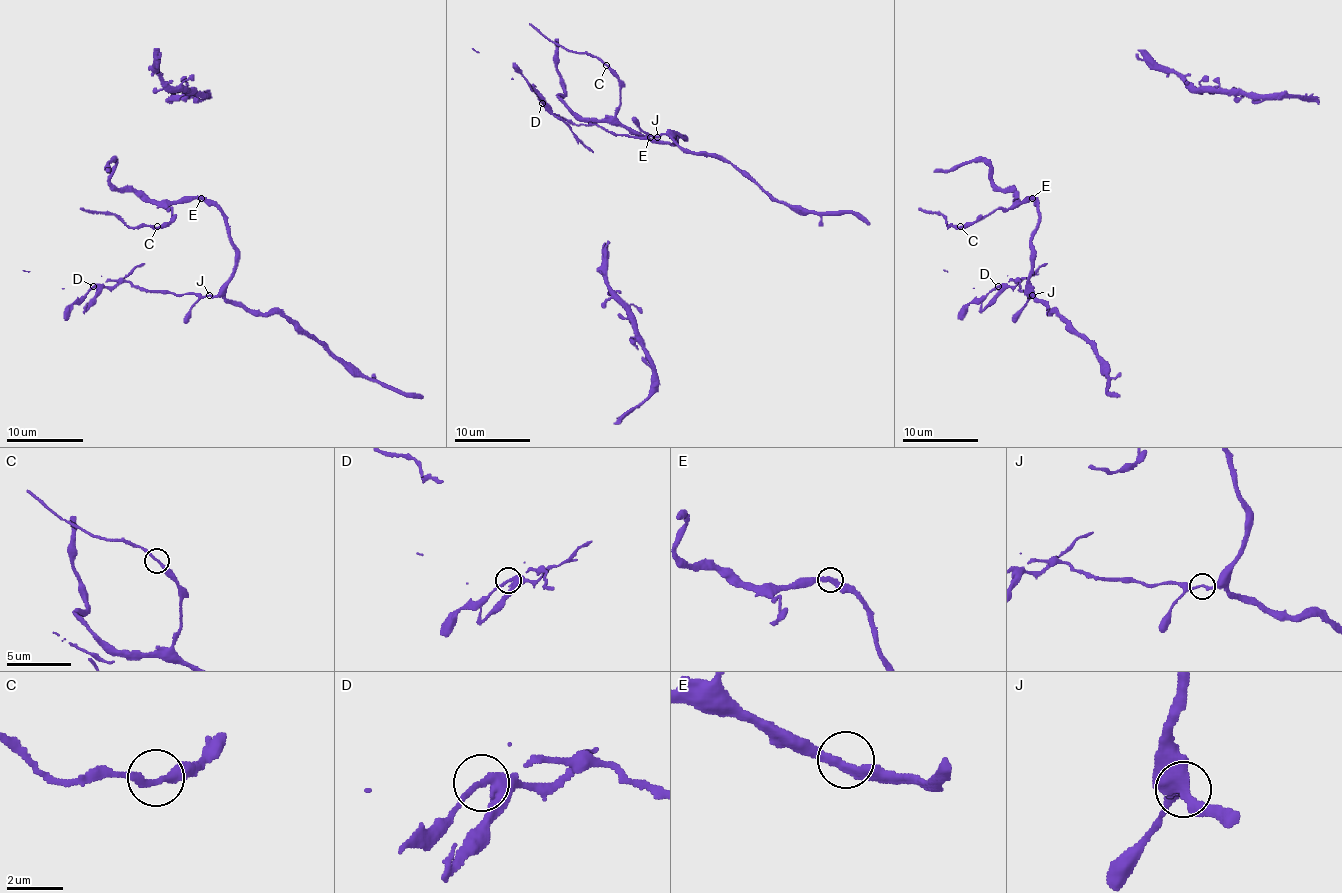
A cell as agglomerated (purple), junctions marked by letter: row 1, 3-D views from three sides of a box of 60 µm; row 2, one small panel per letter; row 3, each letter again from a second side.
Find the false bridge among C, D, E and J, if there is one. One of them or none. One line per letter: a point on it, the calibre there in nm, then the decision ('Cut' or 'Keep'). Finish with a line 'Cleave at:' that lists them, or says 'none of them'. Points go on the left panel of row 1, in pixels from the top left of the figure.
C: Place: (157, 226). Thickness 240 nm. Keep
D: Place: (93, 286). Thickness 280 nm. Cut
E: Place: (201, 198). Thickness 340 nm. Keep
J: Place: (209, 295). Thickness 190 nm. Keep
Cleave at: D

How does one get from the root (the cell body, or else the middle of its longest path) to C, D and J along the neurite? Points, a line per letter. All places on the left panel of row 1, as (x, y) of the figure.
C: (201, 196), (180, 198), (169, 205), (171, 219), (157, 226)
D: (201, 196), (221, 213), (236, 253), (236, 271), (215, 295), (148, 292), (134, 288), (128, 282), (94, 286)
J: (201, 196), (221, 213), (236, 253), (234, 274), (215, 295), (209, 295)

